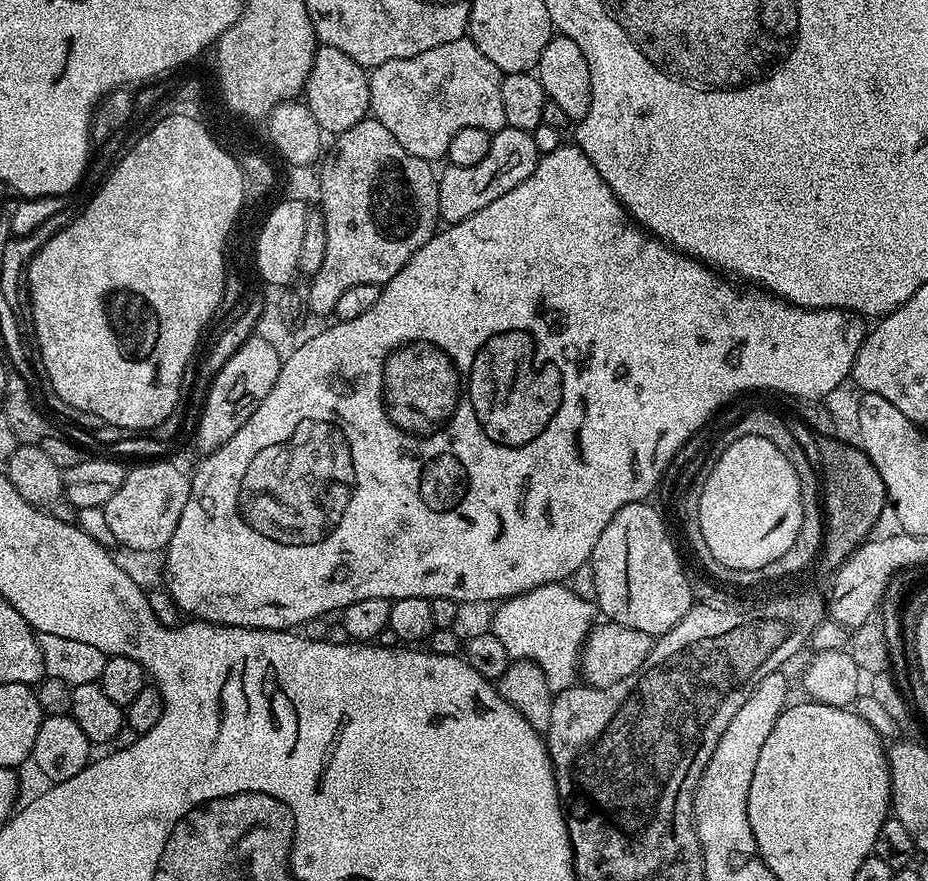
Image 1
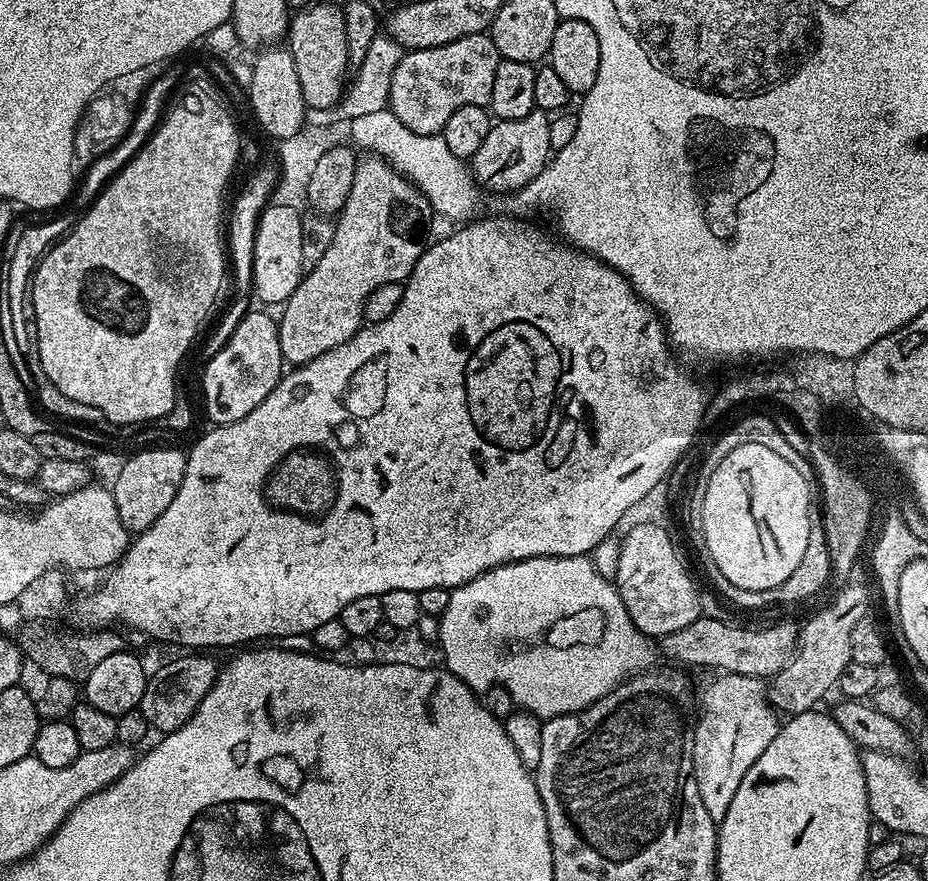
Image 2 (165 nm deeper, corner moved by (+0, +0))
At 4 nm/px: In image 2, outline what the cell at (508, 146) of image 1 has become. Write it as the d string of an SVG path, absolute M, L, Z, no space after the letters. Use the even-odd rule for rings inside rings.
M533 110L521 120L496 120L486 142L478 149L470 161L472 175L481 189L492 192L519 193L548 164L553 155L550 146L549 113Z

